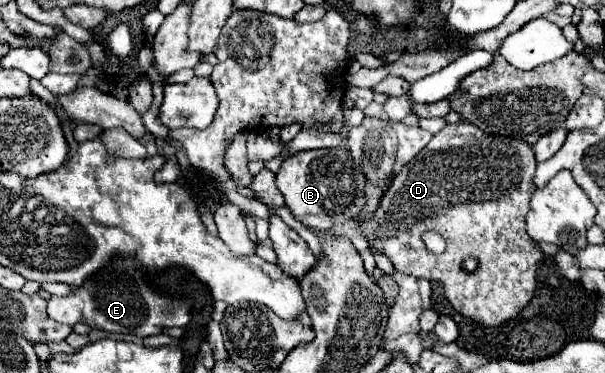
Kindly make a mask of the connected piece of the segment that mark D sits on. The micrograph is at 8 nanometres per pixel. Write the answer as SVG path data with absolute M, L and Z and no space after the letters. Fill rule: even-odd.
M467 121L447 125L401 169L383 193L377 211L359 223L359 231L367 237L369 247L383 253L399 273L443 283L445 295L457 313L473 319L473 323L481 327L501 327L533 297L535 269L543 259L541 251L525 231L525 215L529 213L529 199L533 193L531 187L535 187L535 165L537 161L531 145L519 139L487 135ZM425 231L437 231L443 235L447 243L445 253L435 255L425 247L421 239ZM463 257L473 257L479 267L473 273L465 273L461 269Z

